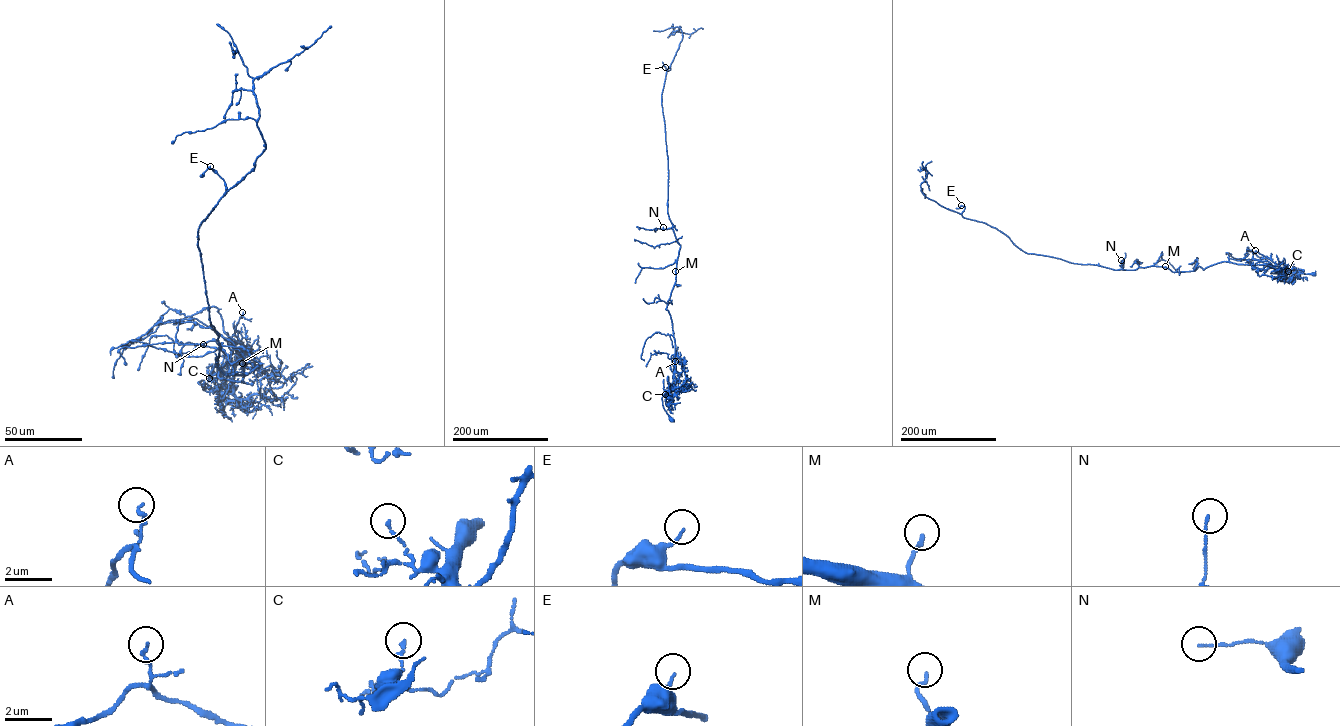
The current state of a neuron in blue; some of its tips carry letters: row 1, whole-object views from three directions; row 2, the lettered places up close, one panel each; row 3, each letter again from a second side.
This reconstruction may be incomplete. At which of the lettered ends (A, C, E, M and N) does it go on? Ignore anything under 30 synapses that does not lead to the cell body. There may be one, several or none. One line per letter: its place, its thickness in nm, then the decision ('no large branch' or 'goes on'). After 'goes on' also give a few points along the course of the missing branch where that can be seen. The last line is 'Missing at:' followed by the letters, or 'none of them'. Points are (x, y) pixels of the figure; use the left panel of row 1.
A: place (242, 312); calibre 150 nm; no large branch
C: place (209, 378); calibre 150 nm; no large branch
E: place (210, 166); calibre 110 nm; no large branch
M: place (242, 363); calibre 160 nm; goes on; course (242, 363), (244, 359), (247, 362), (253, 382)
N: place (203, 344); calibre 100 nm; no large branch
Missing at: M

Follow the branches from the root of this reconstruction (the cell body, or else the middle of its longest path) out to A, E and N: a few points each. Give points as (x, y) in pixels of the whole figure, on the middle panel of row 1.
A: (671, 420), (661, 398), (672, 388), (672, 382), (677, 380), (673, 371), (675, 361)
E: (671, 420), (661, 398), (672, 388), (675, 367), (666, 308), (680, 245), (667, 211), (665, 67)
N: (671, 420), (661, 398), (672, 388), (675, 367), (666, 308), (680, 245), (672, 227), (663, 227)

